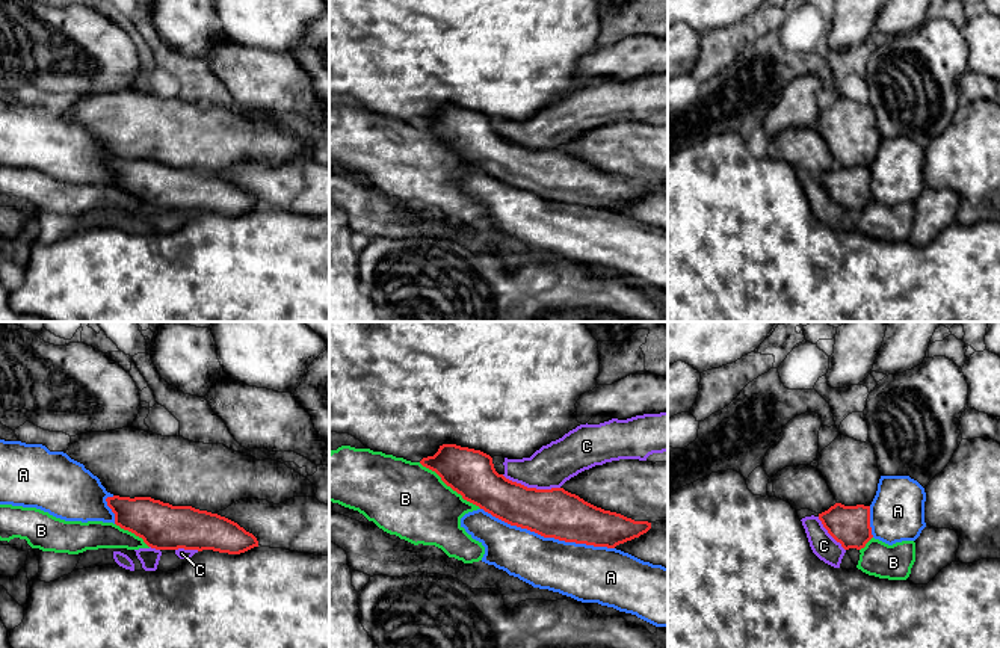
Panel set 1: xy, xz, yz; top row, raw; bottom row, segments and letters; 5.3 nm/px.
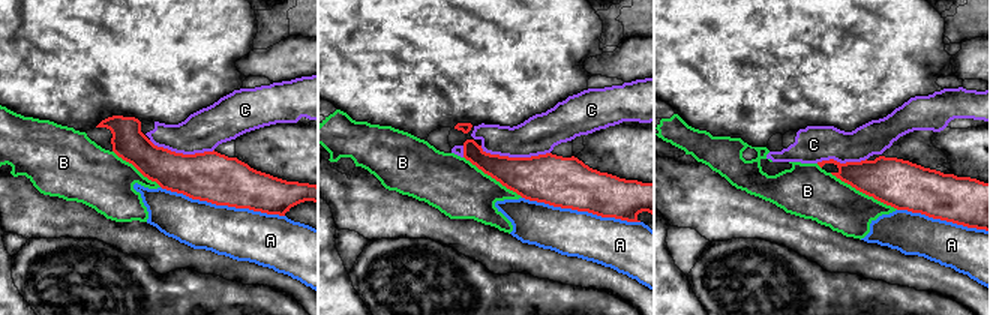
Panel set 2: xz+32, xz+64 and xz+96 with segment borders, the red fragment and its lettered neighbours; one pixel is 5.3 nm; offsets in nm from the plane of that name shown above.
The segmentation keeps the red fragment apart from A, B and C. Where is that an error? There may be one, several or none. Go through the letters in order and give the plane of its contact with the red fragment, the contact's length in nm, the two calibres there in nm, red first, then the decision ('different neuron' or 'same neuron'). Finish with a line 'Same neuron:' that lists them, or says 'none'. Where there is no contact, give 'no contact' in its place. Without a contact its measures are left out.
A: meets red in xz; contact 750 nm long; 260 nm thick on the red side, 280 nm on the other; different neuron
B: meets red in xz; contact 420 nm long; 240 nm thick on the red side, 400 nm on the other; different neuron
C: meets red in xz; contact 320 nm long; 260 nm thick on the red side, 220 nm on the other; different neuron
Same neuron: none

